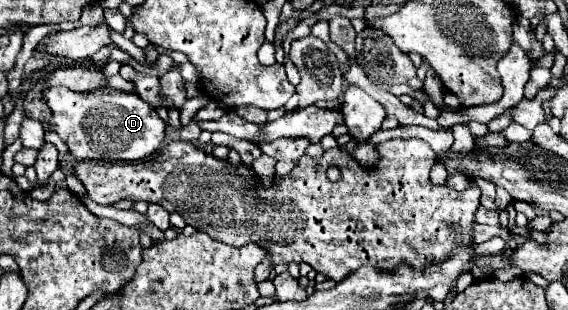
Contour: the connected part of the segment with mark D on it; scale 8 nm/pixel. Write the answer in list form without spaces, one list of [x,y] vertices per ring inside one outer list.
[[[49,87],[47,95],[43,91],[43,101],[51,109],[49,127],[67,143],[69,153],[77,161],[139,161],[155,153],[165,139],[165,123],[159,119],[155,109],[135,93],[123,93],[117,89],[77,93],[67,87]]]

